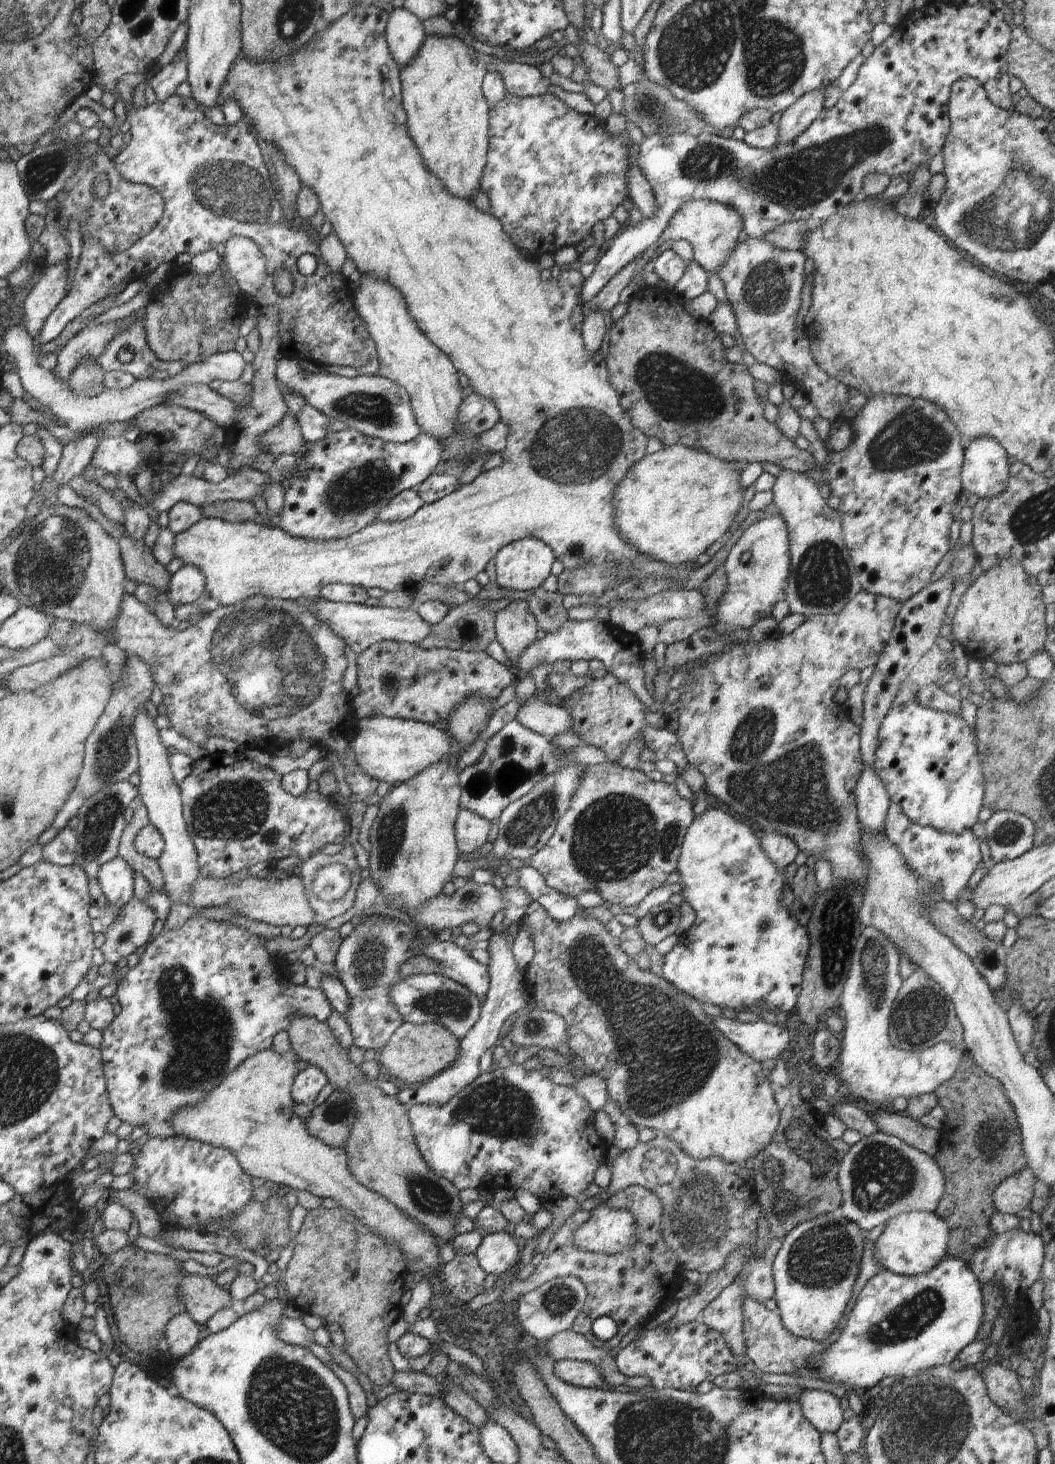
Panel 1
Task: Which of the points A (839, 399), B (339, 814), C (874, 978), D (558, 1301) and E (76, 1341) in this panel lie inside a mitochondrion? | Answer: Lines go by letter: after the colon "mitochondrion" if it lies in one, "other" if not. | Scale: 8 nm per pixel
A: other
B: other
C: mitochondrion
D: mitochondrion
E: other

